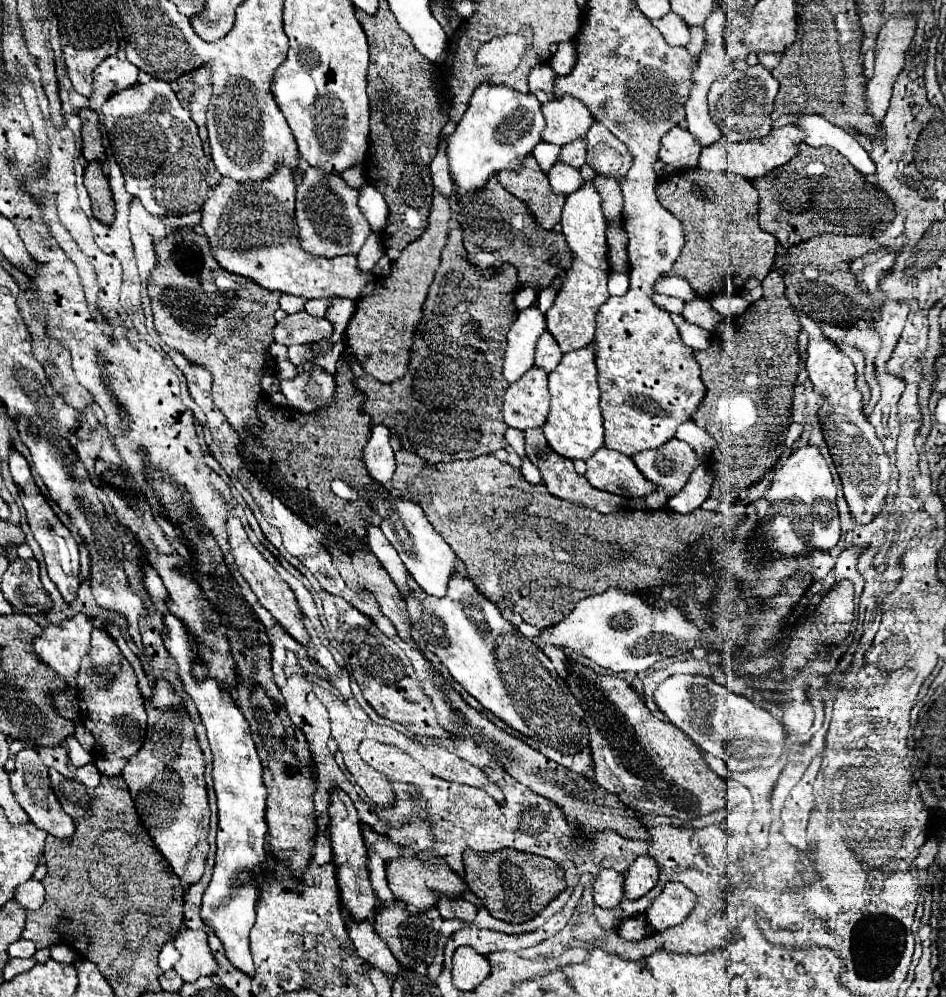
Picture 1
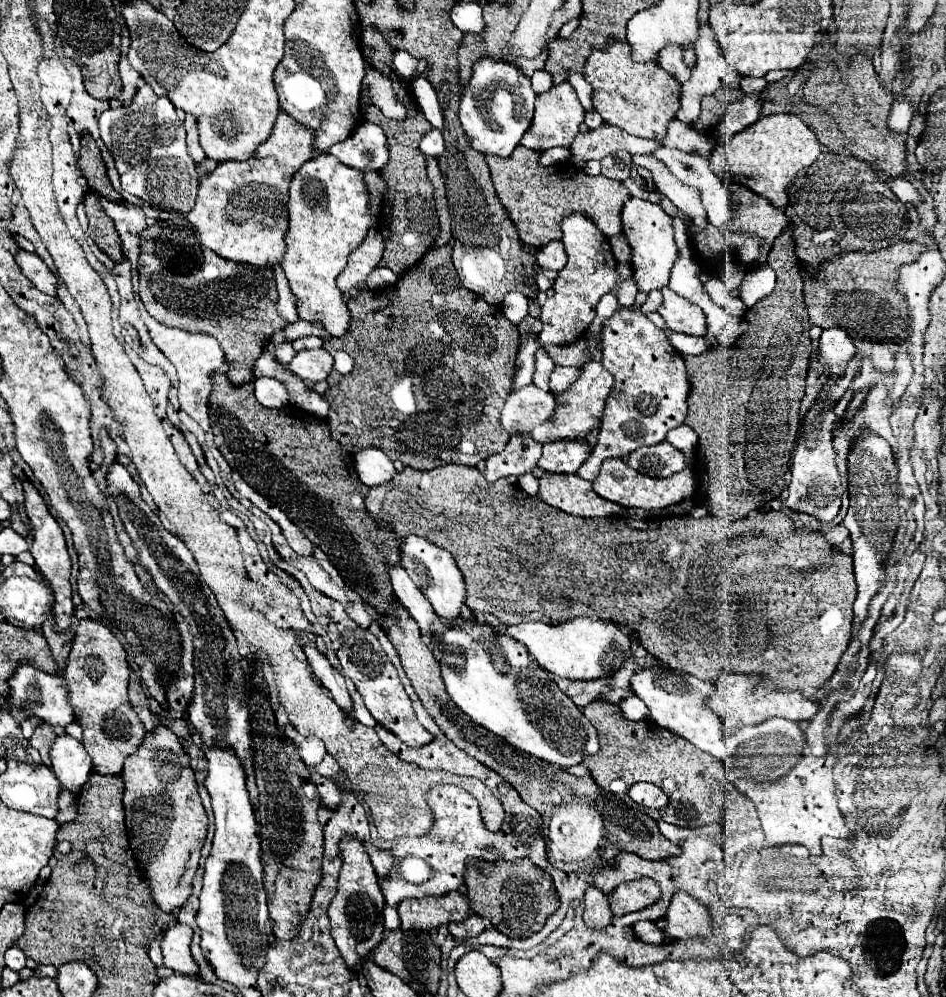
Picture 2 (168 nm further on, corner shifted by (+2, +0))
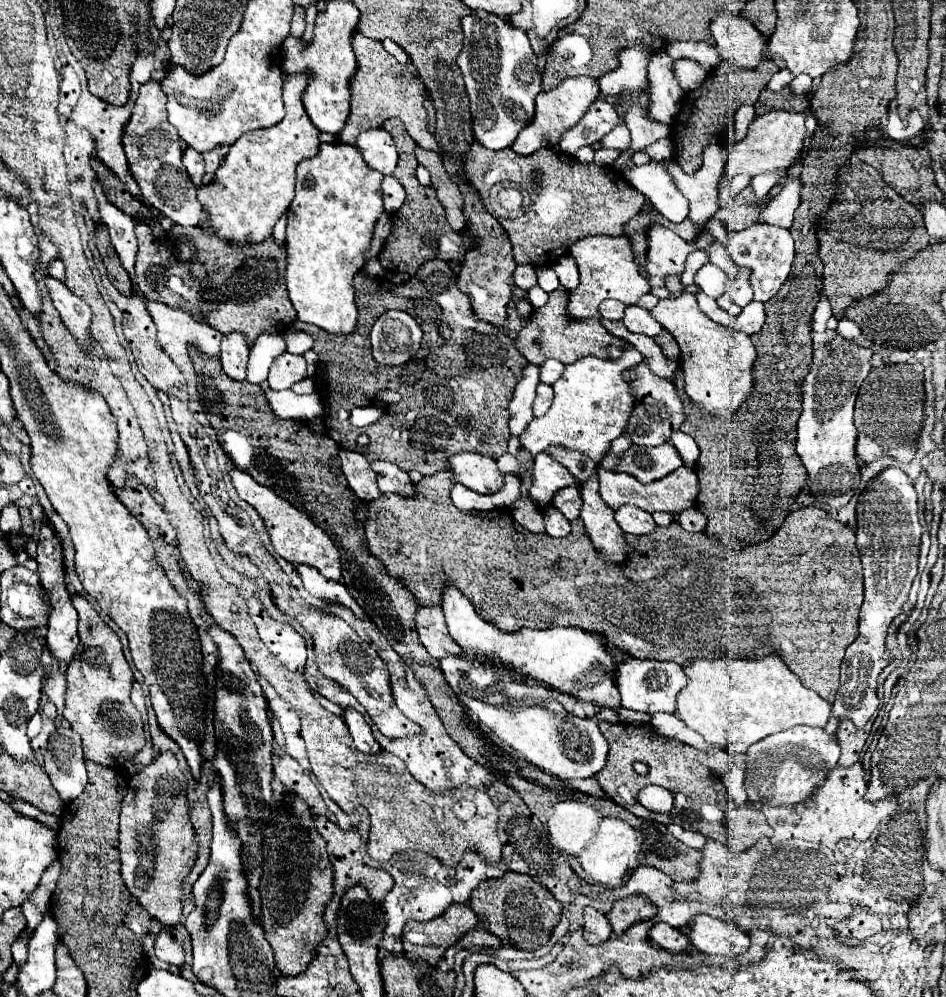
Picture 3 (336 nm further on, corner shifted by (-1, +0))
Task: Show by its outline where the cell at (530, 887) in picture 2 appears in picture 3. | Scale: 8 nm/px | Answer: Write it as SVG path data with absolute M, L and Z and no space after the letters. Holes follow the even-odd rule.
M512 873L480 883L476 891L472 891L468 905L478 915L480 923L484 923L486 931L500 937L504 945L526 951L536 951L544 947L562 915L562 905L554 899L552 893L548 893L546 887L538 885L528 875Z

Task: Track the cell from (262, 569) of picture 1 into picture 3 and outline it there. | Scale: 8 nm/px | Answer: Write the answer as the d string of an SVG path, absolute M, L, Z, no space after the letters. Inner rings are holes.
M346 709L344 711L344 721L350 729L350 735L354 739L354 745L358 751L362 753L372 753L372 755L380 755L380 745L376 743L376 739L372 737L370 725L364 721L364 717L354 711L354 709Z

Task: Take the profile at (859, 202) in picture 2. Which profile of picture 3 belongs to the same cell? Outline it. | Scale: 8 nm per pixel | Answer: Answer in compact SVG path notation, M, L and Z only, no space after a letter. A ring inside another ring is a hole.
M866 163L848 167L848 171L840 175L840 191L844 191L844 203L836 203L836 207L828 211L828 219L820 223L824 295L832 303L836 319L842 319L854 301L886 289L890 275L930 245L922 211L888 187L874 167Z

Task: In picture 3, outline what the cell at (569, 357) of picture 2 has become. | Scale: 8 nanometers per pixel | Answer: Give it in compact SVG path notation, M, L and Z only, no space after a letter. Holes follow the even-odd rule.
M560 285L556 291L550 293L548 303L544 307L534 309L532 317L528 319L528 325L524 329L520 329L518 337L514 339L514 345L526 357L528 363L540 365L552 357L552 359L558 359L564 365L568 365L586 355L610 359L610 353L608 353L610 345L616 345L622 351L628 349L628 343L624 339L608 333L604 329L604 325L600 323L600 319L572 319L566 313L566 305L568 305L568 291Z

